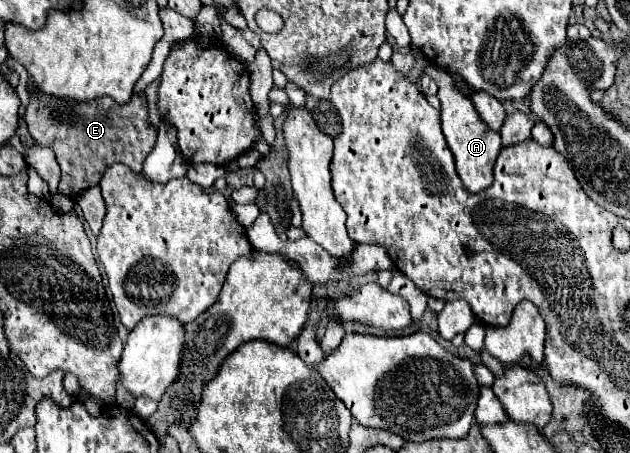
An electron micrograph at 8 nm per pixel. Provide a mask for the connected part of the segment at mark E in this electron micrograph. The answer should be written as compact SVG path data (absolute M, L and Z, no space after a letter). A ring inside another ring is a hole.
M31 83L27 89L27 129L39 145L47 145L55 151L61 165L59 191L63 195L77 197L83 189L97 185L103 171L113 163L123 163L133 173L141 173L143 161L155 147L157 139L157 129L149 123L147 97L143 91L135 93L129 103L119 105L111 97L93 101L65 101L59 97L47 97L47 93L39 93L39 89L35 89Z

